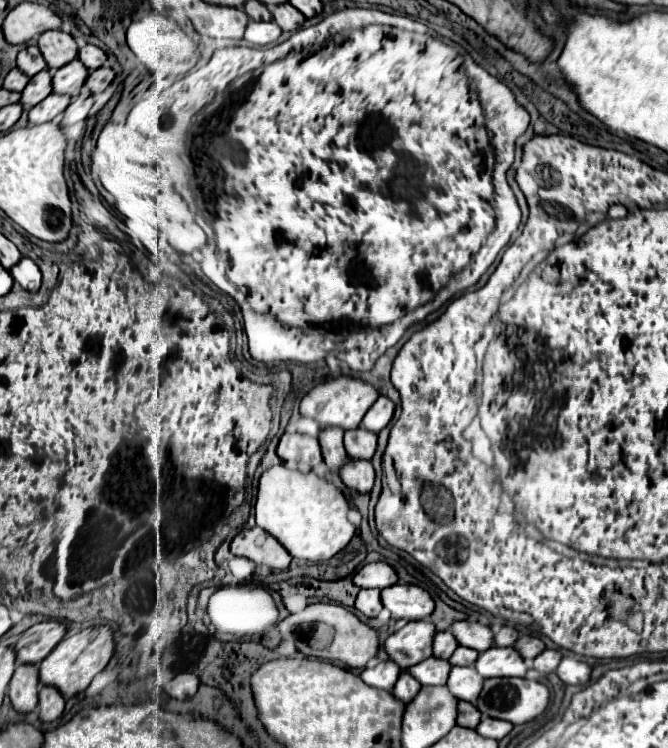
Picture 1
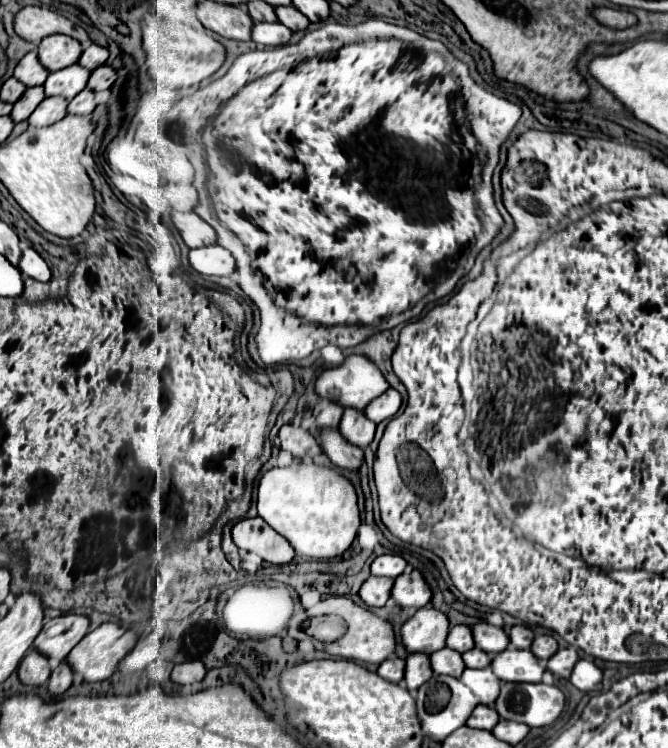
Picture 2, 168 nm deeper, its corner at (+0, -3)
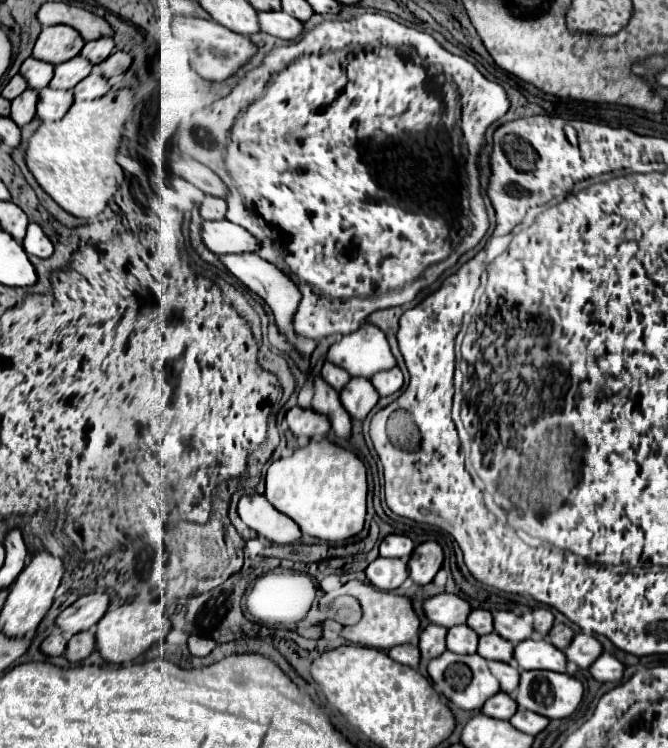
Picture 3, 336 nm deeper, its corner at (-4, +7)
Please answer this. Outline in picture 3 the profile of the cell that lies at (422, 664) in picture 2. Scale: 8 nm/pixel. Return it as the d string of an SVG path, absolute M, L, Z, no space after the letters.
M428 625L420 633L420 651L422 651L422 661L430 661L438 657L446 649L446 633L448 629L442 625Z

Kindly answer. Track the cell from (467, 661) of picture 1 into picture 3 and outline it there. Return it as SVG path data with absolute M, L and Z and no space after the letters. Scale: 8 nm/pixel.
M498 633L482 635L480 643L478 643L478 653L490 661L514 663L514 645L508 639L500 637Z

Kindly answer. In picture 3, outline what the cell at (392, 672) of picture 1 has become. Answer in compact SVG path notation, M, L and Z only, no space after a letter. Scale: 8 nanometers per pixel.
M404 643L404 645L396 645L388 651L388 655L402 663L402 665L408 665L408 667L414 667L418 669L418 663L420 663L420 649L416 645L410 645L410 643Z

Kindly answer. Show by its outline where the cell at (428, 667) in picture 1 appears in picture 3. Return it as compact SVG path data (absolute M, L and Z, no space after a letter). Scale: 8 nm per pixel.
M466 623L454 625L454 629L448 631L446 643L448 643L448 649L454 651L454 653L462 653L462 655L474 653L478 649L478 635Z

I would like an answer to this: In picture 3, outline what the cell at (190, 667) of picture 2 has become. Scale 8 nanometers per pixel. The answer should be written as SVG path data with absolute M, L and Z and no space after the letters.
M190 635L188 647L190 647L190 653L192 655L204 657L204 655L208 655L216 647L216 641L214 639L208 639L208 637L200 637L200 635Z

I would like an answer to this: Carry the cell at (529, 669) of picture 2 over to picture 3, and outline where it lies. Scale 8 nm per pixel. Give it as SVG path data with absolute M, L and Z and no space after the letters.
M526 639L516 645L514 661L522 669L548 669L548 671L566 671L566 655L560 649L554 649L550 641L544 639Z

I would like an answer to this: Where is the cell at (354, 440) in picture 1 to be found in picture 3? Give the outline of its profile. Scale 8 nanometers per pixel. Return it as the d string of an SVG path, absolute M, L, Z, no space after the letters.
M352 377L346 383L346 387L340 391L340 399L342 399L344 409L350 413L350 417L362 421L370 413L370 409L376 405L378 393L372 387L370 379Z

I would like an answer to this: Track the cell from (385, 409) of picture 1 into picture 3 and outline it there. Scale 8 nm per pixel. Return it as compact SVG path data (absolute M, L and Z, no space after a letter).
M392 367L392 369L380 371L380 373L376 373L370 381L372 381L372 385L376 387L376 391L378 391L380 397L386 397L386 395L394 395L394 393L398 393L400 387L402 387L402 383L404 383L400 367Z

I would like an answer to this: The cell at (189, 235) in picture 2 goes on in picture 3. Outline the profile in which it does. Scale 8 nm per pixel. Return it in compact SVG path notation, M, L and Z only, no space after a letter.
M204 221L202 239L216 255L258 253L260 249L260 241L252 233L230 221Z

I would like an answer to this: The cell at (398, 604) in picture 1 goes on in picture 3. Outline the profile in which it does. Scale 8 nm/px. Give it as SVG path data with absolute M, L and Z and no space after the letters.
M426 541L418 545L410 557L410 563L408 563L410 577L414 579L416 585L428 585L438 573L442 561L444 561L442 547L436 541Z

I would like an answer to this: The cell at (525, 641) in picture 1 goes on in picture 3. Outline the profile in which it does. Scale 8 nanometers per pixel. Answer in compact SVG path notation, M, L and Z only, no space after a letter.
M554 625L552 631L550 631L550 643L556 645L558 649L566 649L574 639L574 629L570 629L568 625Z

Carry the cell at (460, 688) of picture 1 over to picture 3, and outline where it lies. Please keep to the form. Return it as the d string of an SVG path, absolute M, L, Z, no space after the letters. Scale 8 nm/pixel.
M490 661L490 669L494 673L494 677L498 677L500 687L504 693L512 695L518 689L518 681L520 681L520 671L510 665L510 663L498 663L498 661Z

